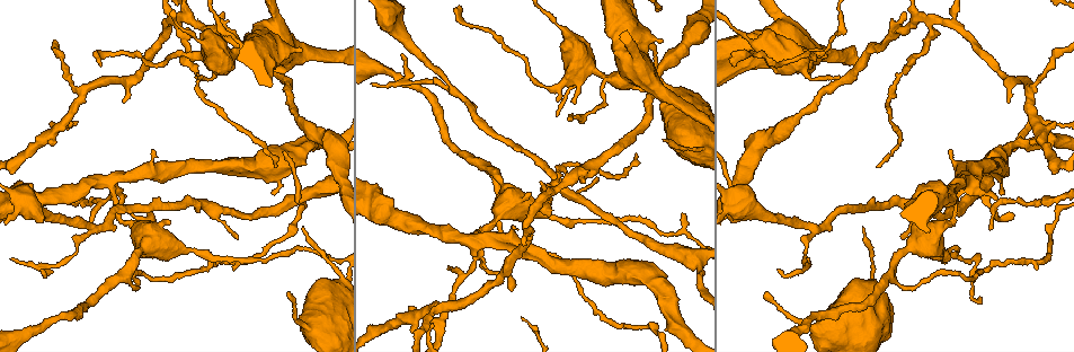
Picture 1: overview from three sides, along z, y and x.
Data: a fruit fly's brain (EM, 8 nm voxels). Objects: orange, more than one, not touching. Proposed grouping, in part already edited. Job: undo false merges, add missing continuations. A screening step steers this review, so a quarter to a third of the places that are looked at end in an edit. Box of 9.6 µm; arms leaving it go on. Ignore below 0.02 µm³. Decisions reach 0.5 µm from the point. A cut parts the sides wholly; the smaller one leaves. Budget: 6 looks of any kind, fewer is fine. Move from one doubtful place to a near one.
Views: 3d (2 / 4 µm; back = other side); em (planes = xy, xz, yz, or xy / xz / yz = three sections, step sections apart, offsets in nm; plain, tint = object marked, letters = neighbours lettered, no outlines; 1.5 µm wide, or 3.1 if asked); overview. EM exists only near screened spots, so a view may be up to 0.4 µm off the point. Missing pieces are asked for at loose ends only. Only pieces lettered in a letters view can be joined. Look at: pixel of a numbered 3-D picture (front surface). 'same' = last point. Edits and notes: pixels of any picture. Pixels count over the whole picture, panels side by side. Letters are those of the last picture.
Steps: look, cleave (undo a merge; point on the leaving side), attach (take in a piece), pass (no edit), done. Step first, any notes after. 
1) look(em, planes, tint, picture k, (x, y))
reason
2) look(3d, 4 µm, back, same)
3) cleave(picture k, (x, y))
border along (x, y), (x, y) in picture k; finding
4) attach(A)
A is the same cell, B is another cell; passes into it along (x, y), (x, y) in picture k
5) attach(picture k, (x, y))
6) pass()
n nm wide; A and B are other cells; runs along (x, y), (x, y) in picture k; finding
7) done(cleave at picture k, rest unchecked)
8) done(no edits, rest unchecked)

look(3d, 4 µm, back, picture 1, (472, 238))
abrupt turn

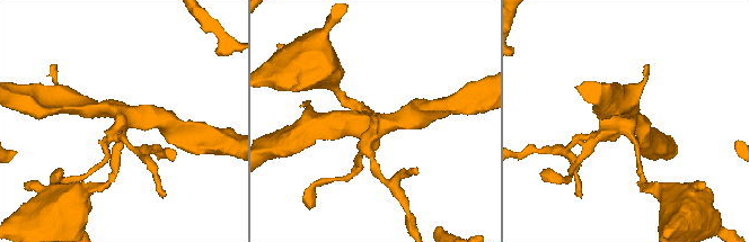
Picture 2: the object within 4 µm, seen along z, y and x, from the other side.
look(em, planes, letters, picture 2, (123, 119))
4 arms; need the tissue

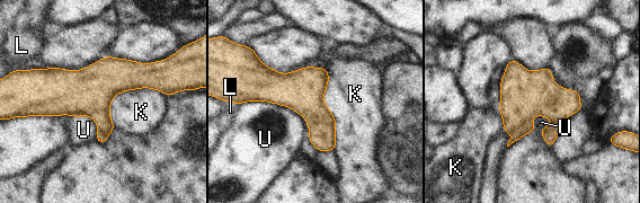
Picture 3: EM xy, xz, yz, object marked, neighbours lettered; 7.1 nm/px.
cleave(picture 3, (529, 126))
K, L and U are other cells; border along (531, 118), (510, 132) in picture 3; two cells meet here

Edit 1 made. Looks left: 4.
look(overview)

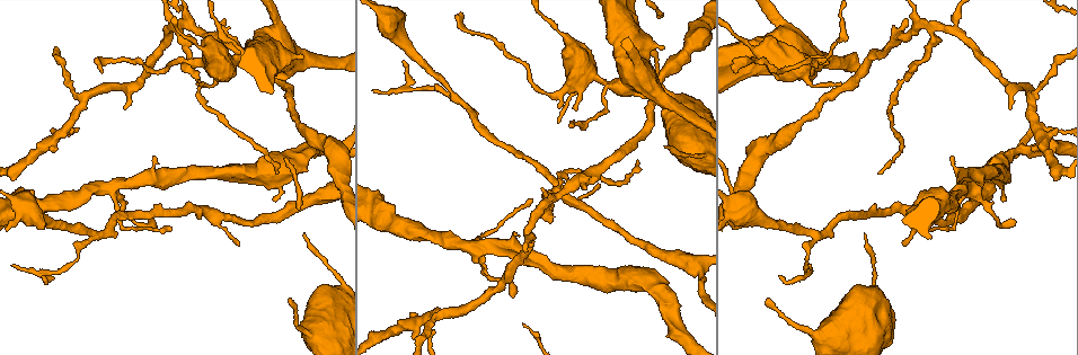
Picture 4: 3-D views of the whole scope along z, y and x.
look(3d, 4 µm, picture 4, (1015, 223))
tapers out

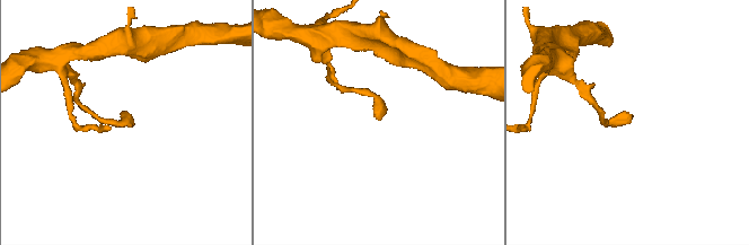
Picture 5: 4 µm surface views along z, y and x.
look(em, xz, step 4, letters, picture 5, (379, 118))

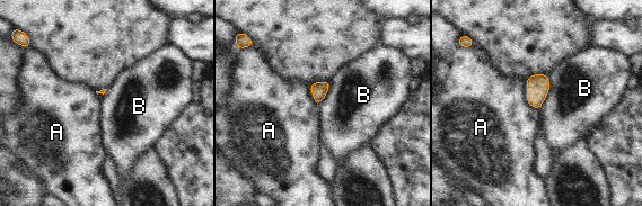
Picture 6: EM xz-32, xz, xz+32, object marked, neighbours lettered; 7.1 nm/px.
pass()
A and B are other cells; border along (548, 75), (550, 90), (537, 109) in picture 6; none of them fits

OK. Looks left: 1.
done(cleave at picture 3, rest unchecked)

